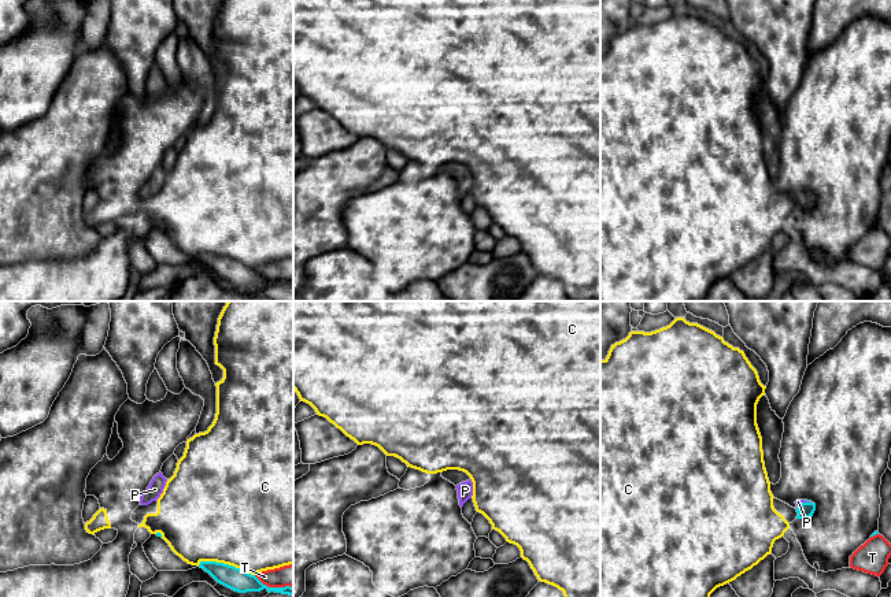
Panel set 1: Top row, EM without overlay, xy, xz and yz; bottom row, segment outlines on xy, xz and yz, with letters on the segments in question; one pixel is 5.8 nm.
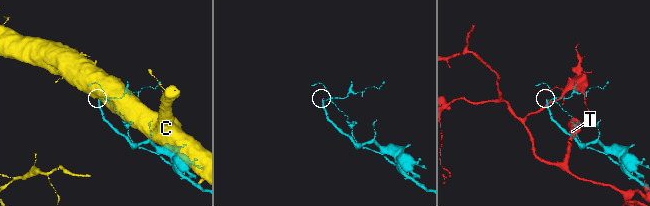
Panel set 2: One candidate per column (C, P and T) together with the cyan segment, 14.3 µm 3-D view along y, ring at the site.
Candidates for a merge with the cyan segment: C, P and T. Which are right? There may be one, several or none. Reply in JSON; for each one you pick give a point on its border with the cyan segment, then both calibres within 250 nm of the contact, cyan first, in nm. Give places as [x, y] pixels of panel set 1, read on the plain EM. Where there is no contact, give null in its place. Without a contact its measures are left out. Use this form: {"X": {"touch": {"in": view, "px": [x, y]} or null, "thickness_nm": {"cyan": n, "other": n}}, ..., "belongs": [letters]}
{"P": {"touch": {"in": "yz", "px": [803, 196]}, "thickness_nm": {"cyan": 90, "other": 30}}, "belongs": ["P"]}

